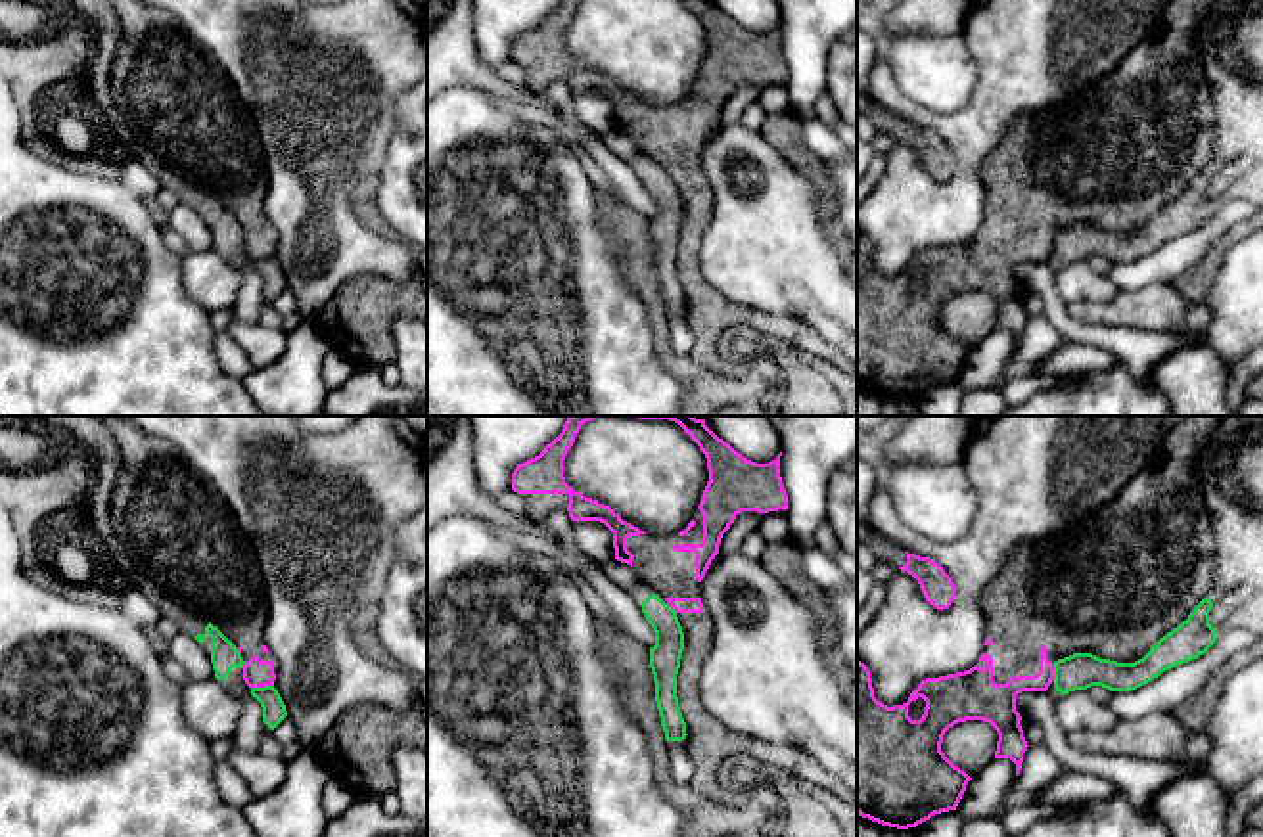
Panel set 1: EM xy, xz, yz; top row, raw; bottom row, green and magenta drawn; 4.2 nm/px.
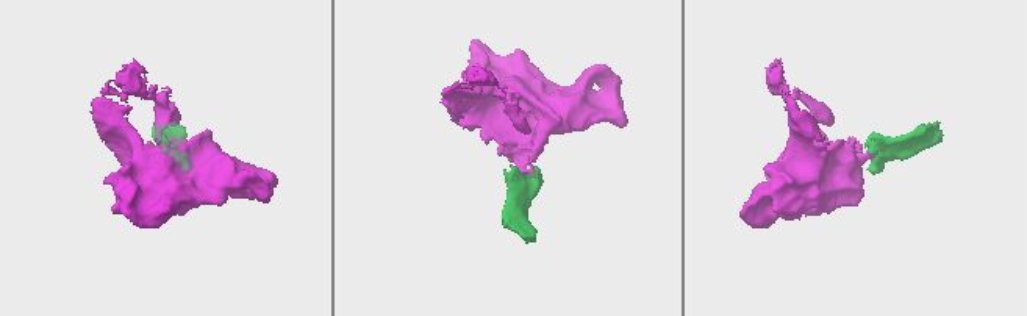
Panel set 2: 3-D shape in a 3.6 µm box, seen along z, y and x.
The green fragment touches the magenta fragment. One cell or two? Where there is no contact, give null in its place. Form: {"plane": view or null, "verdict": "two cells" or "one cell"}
{"plane": "xy", "verdict": "two cells"}

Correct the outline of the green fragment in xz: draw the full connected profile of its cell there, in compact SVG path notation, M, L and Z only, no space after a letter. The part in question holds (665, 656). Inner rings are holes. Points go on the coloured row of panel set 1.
M636 584L627 592L655 632L655 645L650 647L650 668L655 682L655 701L665 739L667 743L684 741L688 735L686 722L677 697L677 674L684 651L684 632L677 611L650 586Z

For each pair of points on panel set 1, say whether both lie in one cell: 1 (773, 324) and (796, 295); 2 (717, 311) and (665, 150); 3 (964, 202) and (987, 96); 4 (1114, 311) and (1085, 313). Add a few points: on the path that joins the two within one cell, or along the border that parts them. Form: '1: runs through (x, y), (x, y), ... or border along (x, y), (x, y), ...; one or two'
1: border along (796, 316), (807, 322), (830, 345); two
2: runs through (688, 271), (690, 190); one
3: runs through (966, 175), (972, 135), (984, 123); one
4: runs through (1106, 313), (1093, 313); one

